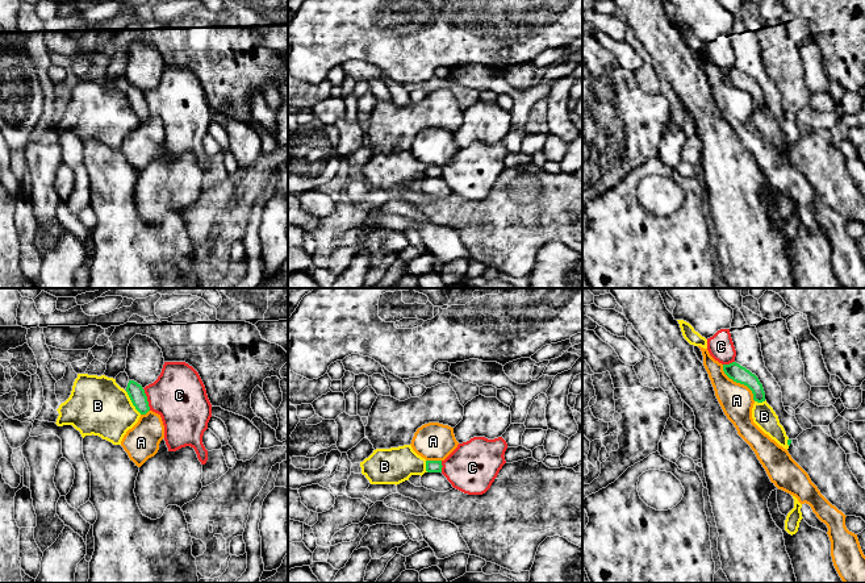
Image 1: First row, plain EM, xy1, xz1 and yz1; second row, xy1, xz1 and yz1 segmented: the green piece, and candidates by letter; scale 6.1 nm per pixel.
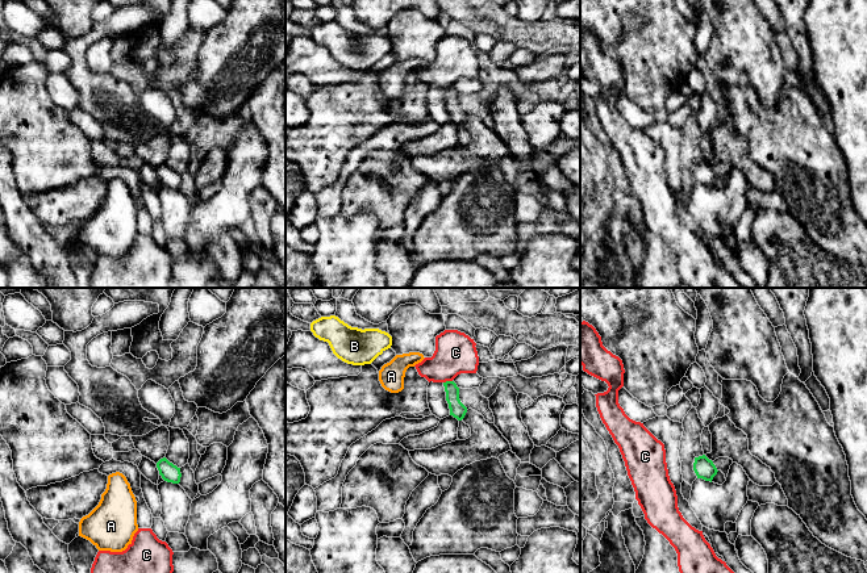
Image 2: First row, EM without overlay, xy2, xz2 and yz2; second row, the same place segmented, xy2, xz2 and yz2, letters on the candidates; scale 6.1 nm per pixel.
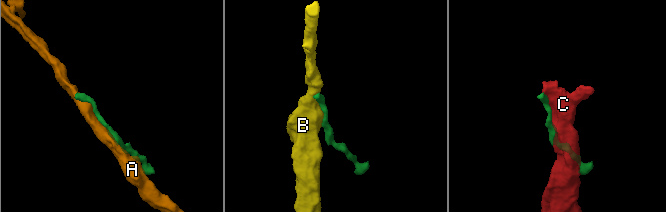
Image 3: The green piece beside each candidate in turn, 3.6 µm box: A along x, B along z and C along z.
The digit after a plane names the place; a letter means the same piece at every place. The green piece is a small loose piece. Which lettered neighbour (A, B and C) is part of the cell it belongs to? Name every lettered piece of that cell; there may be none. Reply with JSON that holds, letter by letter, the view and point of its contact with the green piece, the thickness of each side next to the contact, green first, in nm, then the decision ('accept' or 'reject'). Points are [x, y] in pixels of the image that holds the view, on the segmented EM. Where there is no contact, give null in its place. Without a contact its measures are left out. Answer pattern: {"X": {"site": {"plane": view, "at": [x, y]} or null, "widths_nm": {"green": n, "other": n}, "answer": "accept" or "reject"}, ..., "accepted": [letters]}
{"A": {"site": {"plane": "yz1", "at": [739, 382]}, "widths_nm": {"green": 110, "other": 200}, "answer": "reject"}, "B": {"site": {"plane": "xy1", "at": [132, 402]}, "widths_nm": {"green": 100, "other": 360}, "answer": "reject"}, "C": {"site": {"plane": "xy1", "at": [146, 399]}, "widths_nm": {"green": 100, "other": 320}, "answer": "reject"}, "accepted": []}

